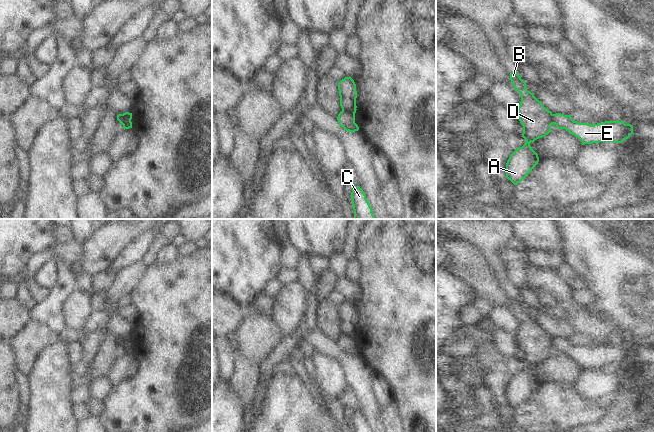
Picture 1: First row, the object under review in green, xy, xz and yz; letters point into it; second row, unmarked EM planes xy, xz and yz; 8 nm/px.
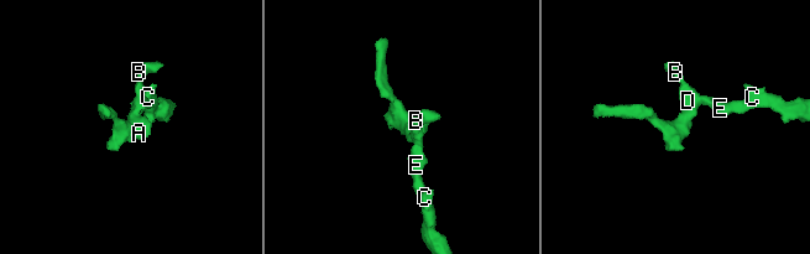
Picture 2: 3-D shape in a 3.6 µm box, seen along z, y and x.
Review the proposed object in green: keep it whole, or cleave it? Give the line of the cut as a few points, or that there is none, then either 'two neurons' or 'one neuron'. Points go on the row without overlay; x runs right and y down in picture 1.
cut xz (342, 334), (354, 338); two neurons

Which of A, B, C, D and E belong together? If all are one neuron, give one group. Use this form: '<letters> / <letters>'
A B D / C E

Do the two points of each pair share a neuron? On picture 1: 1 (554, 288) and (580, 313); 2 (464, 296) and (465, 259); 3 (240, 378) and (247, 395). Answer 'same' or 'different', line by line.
1: same
2: different
3: same

